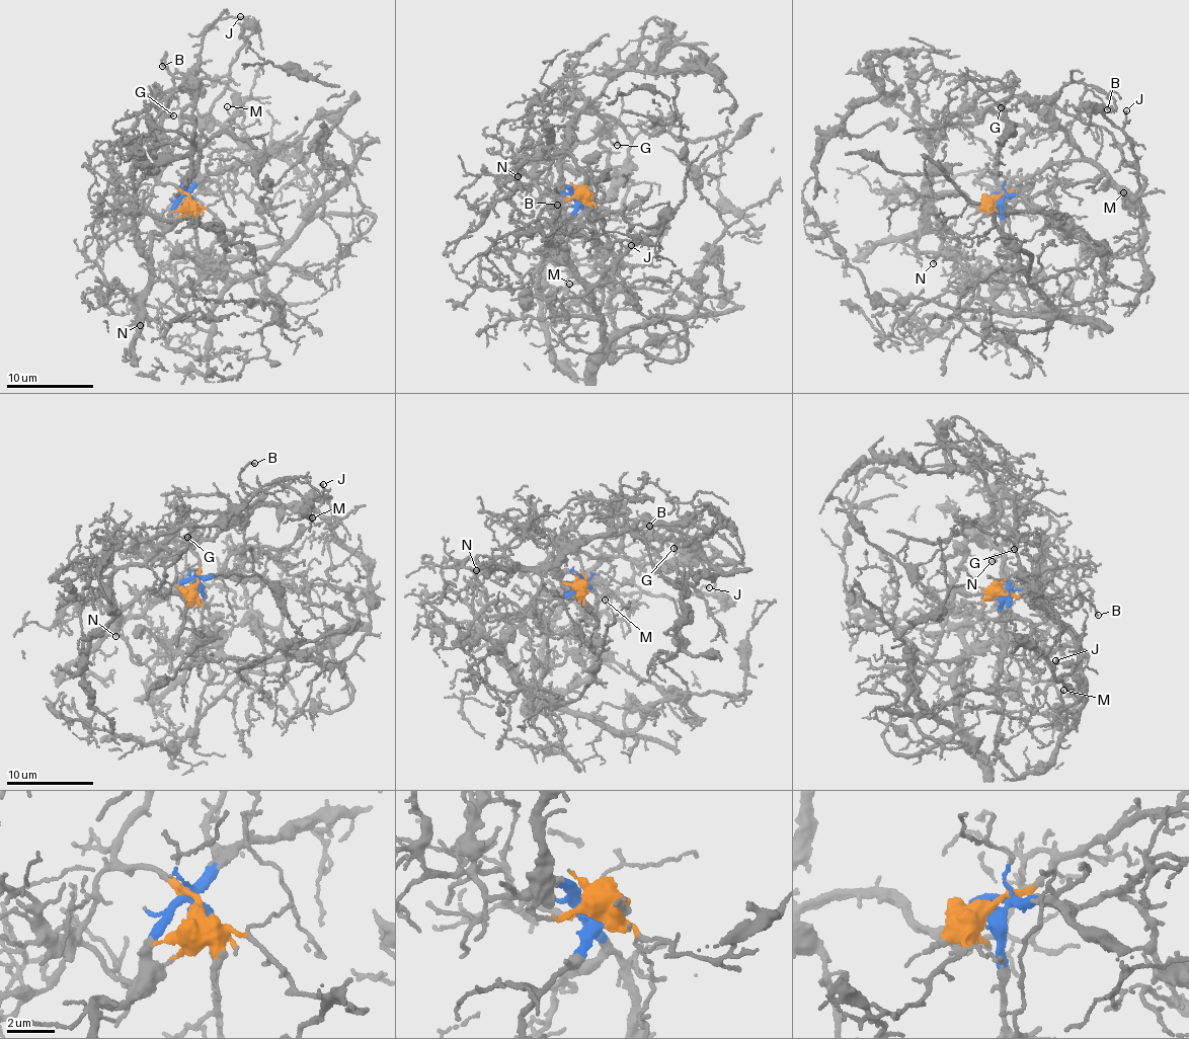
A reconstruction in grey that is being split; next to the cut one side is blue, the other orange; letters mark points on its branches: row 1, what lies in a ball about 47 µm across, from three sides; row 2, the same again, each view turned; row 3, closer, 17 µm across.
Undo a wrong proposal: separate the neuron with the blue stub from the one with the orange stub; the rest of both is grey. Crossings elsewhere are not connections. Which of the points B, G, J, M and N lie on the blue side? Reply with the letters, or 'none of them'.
G, N

